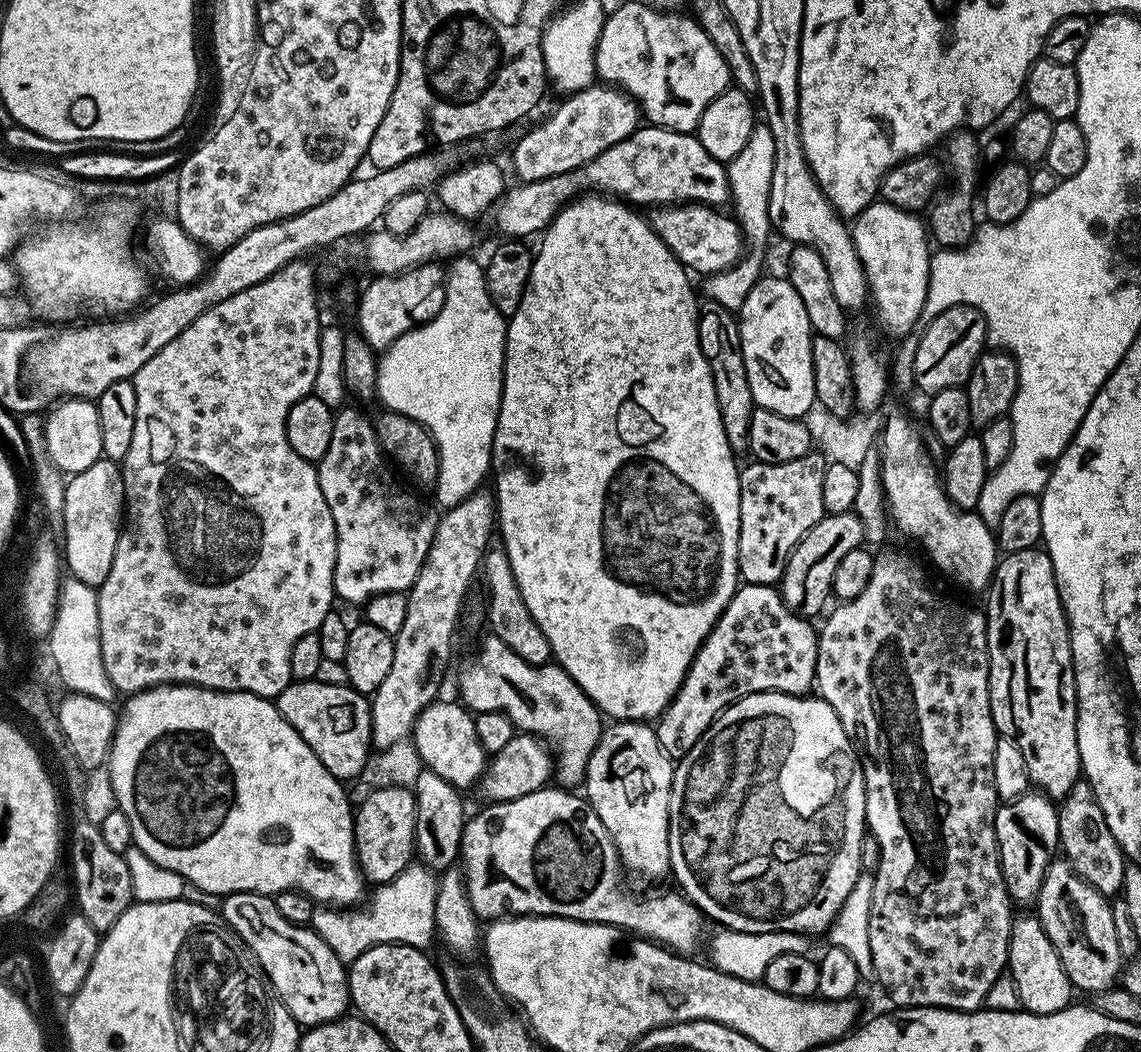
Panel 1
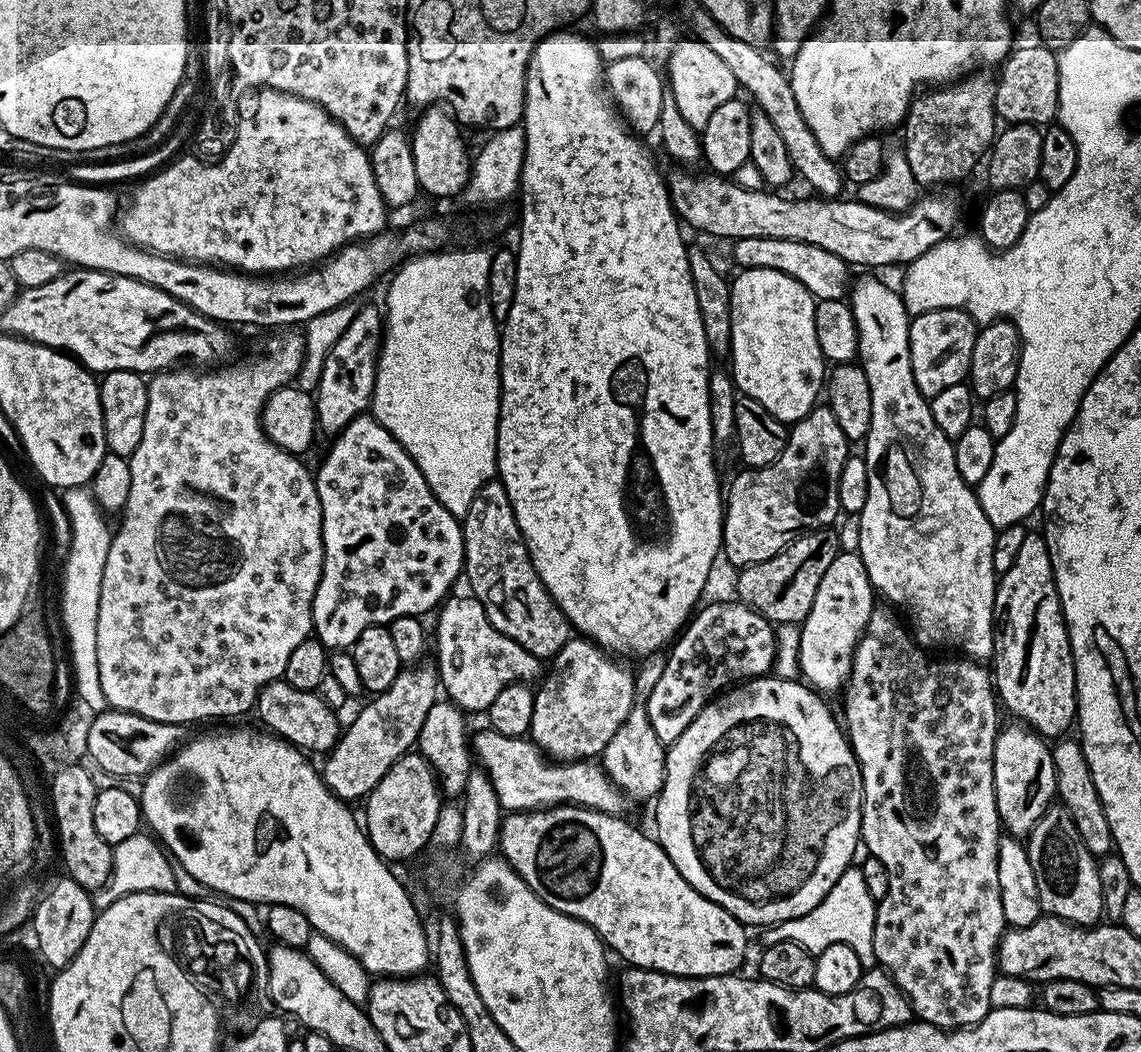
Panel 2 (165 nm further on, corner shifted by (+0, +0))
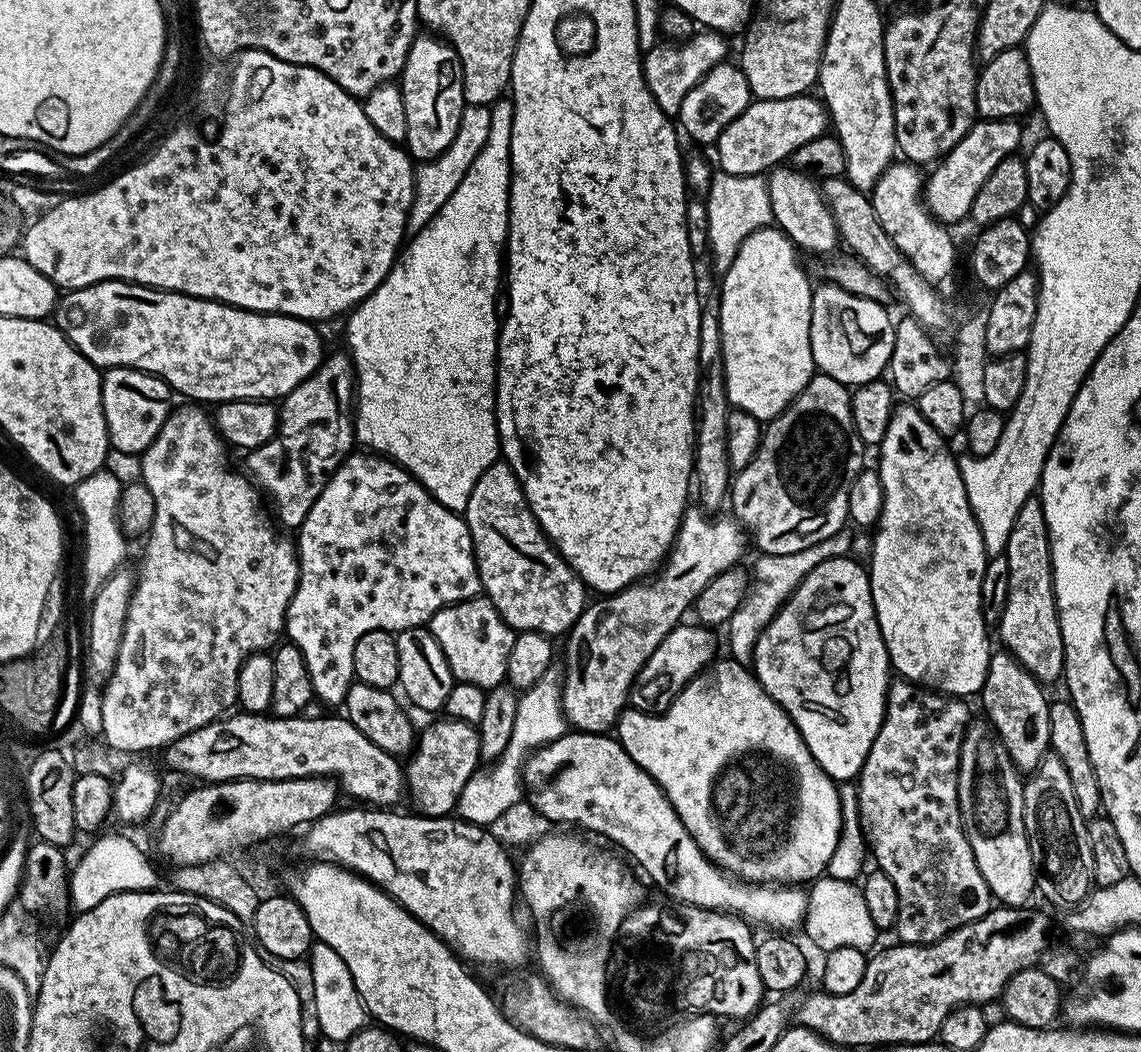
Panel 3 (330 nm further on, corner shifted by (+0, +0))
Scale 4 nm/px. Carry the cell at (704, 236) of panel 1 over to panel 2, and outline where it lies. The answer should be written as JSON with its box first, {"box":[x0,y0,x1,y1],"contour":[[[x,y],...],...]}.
{"box":[731,238,849,301],"contour":[[[742,238],[735,241],[731,248],[732,256],[740,263],[741,269],[778,270],[806,285],[817,301],[834,300],[843,297],[849,291],[849,265],[818,246],[810,246],[806,242],[786,242],[778,238]]]}

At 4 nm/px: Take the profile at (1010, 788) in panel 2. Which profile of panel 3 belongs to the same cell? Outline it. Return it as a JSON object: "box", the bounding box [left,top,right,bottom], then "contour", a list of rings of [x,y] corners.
{"box":[978,650,1050,774],"contour":[[[1007,650],[993,651],[990,666],[986,670],[986,682],[978,693],[978,701],[984,707],[987,723],[991,724],[992,731],[1006,746],[1006,754],[1010,754],[1012,765],[1021,774],[1030,774],[1049,755],[1050,749],[1050,696],[1044,693],[1045,685],[1031,676],[1029,672],[1011,656]]]}

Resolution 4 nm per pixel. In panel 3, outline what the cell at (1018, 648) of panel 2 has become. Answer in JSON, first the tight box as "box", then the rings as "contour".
{"box":[998,499,1064,682],"contour":[[[1039,499],[1027,500],[1018,510],[1018,518],[1014,518],[1014,526],[1008,539],[1008,577],[1010,578],[1010,594],[1006,594],[1006,606],[1000,615],[998,631],[1003,647],[1026,669],[1031,676],[1041,682],[1059,681],[1064,674],[1064,643],[1060,629],[1060,616],[1056,612],[1056,595],[1052,585],[1052,551],[1048,541],[1046,514]]]}

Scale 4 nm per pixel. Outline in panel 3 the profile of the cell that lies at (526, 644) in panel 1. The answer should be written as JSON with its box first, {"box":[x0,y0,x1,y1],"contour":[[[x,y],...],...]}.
{"box":[462,462,586,638],"contour":[[[497,462],[485,470],[478,478],[462,515],[470,530],[472,552],[476,556],[476,569],[480,575],[483,595],[496,607],[501,618],[517,633],[540,632],[549,638],[557,638],[571,632],[576,619],[586,607],[586,586],[580,581],[580,575],[560,557],[559,552],[552,547],[552,541],[545,536],[526,502],[520,479],[509,464]]]}

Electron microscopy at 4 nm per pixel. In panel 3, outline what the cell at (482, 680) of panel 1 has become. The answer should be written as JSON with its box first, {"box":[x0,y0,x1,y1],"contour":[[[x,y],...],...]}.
{"box":[430,598,517,690],"contour":[[[487,598],[462,600],[438,610],[430,621],[432,637],[442,646],[442,654],[452,671],[453,681],[474,682],[485,690],[505,683],[510,662],[510,650],[517,633],[498,614]]]}

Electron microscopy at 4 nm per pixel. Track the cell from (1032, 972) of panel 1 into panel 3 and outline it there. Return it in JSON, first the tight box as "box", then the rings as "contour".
{"box":[958,724,1036,908],"contour":[[[969,724],[958,770],[960,817],[970,850],[974,850],[974,862],[978,862],[982,878],[986,878],[986,886],[1001,905],[1009,908],[1024,908],[1036,892],[1036,871],[1024,825],[1024,786],[1021,773],[1012,765],[1006,746],[1002,746],[991,724]]]}

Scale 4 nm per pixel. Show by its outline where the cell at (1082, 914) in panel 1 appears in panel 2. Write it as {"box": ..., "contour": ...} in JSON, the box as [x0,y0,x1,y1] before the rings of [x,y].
{"box":[1026,802,1102,926],"contour":[[[1054,802],[1042,814],[1034,830],[1026,837],[1030,866],[1034,869],[1034,882],[1038,882],[1040,907],[1047,915],[1057,916],[1071,924],[1091,926],[1101,923],[1102,882],[1096,869],[1098,860],[1086,850],[1082,834],[1074,826],[1063,804]]]}

